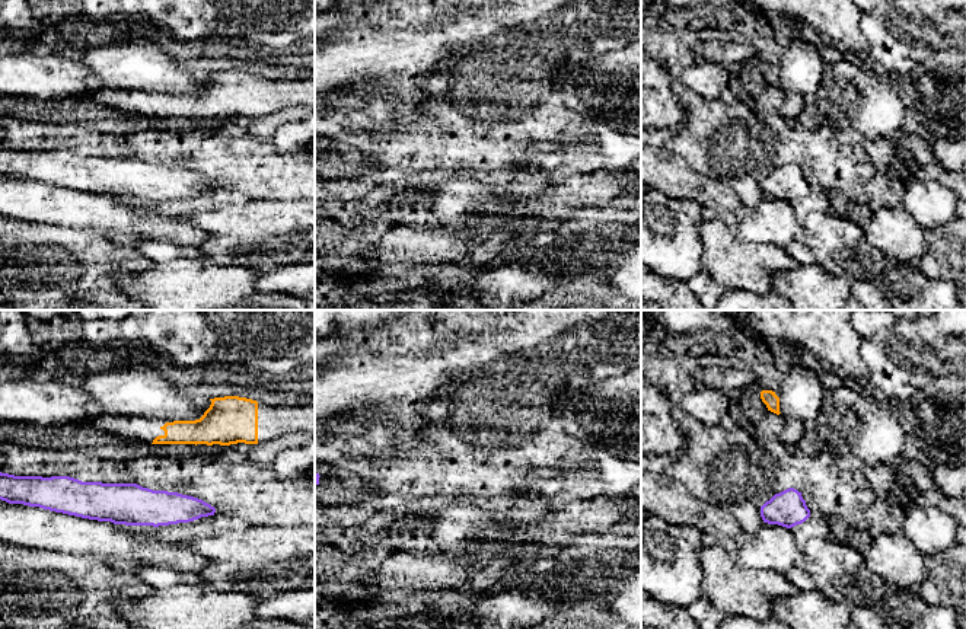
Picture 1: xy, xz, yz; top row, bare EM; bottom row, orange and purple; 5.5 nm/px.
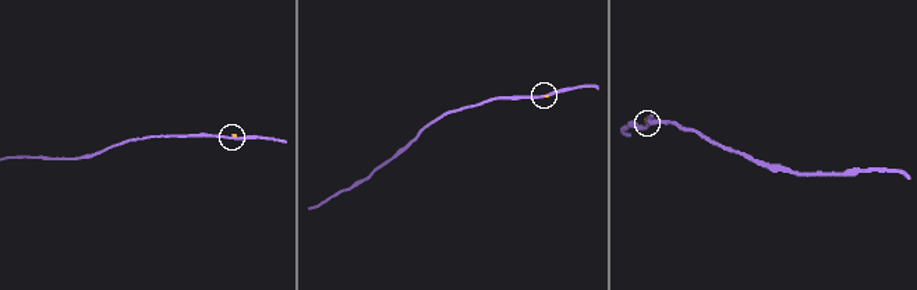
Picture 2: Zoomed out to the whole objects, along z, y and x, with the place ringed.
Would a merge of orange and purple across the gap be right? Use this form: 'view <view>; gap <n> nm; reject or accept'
view xy; gap 240 nm; reject

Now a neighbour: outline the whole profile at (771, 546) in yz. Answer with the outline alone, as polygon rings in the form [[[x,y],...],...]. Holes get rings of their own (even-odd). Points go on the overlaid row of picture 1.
[[[763,523],[752,536],[743,537],[734,559],[743,569],[769,569],[787,574],[801,562],[801,547],[791,531],[778,524]]]

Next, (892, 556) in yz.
[[[880,534],[873,539],[864,552],[867,568],[890,582],[912,594],[919,594],[925,579],[925,556],[900,534]]]

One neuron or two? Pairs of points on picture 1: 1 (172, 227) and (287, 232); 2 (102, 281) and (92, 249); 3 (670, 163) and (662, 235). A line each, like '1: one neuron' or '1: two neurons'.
1: two neurons
2: one neuron
3: two neurons

